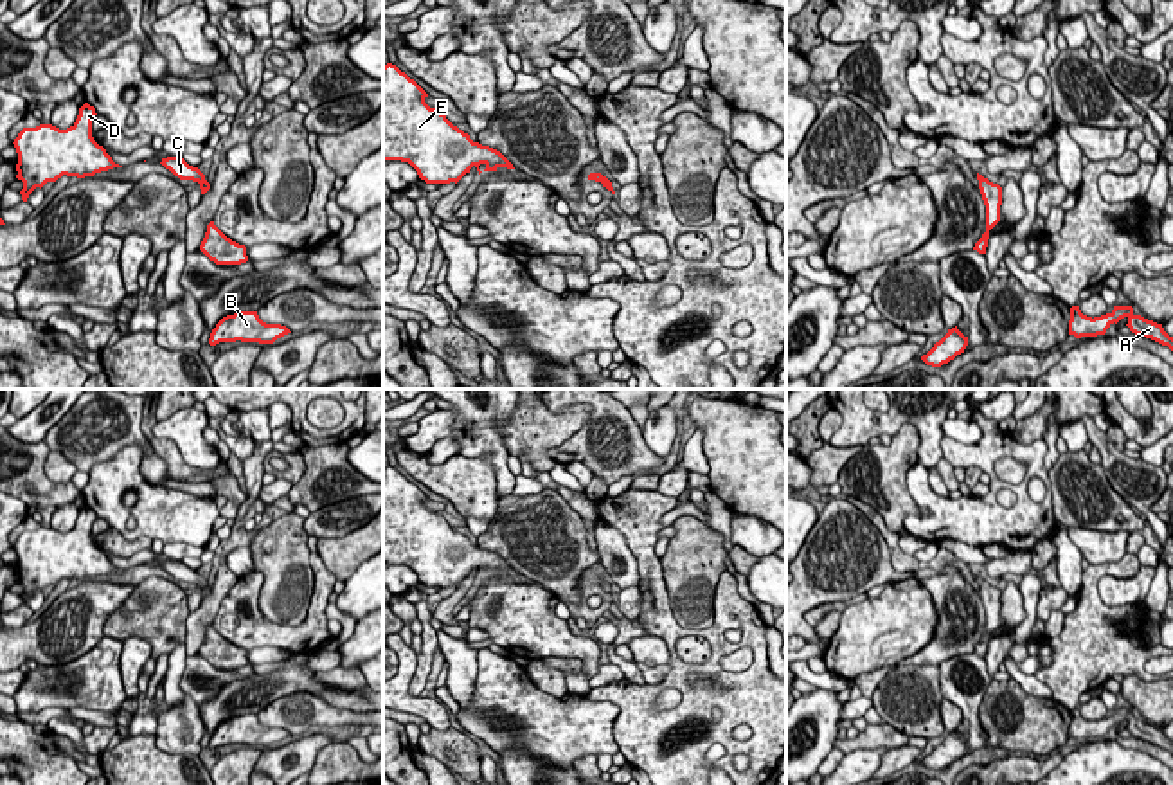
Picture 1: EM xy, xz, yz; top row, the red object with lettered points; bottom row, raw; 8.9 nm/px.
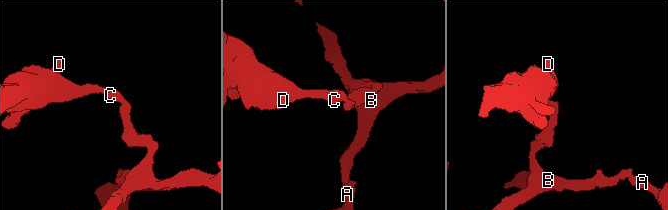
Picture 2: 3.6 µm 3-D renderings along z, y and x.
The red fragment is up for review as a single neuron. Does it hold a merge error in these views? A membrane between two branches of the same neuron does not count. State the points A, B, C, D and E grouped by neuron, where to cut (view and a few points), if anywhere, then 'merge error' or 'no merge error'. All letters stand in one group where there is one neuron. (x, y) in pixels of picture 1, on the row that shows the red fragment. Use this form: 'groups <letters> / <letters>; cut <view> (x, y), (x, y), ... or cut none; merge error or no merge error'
groups A B C D E; cut none; no merge error

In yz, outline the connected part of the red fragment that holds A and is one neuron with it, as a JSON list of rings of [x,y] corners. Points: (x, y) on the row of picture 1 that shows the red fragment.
[[[1072,306],[1069,335],[1076,338],[1105,335],[1114,322],[1117,324],[1124,317],[1128,319],[1126,326],[1132,333],[1151,338],[1173,351],[1173,337],[1164,331],[1162,324],[1135,315],[1132,306],[1114,306],[1110,313],[1094,319],[1083,315],[1079,306]]]

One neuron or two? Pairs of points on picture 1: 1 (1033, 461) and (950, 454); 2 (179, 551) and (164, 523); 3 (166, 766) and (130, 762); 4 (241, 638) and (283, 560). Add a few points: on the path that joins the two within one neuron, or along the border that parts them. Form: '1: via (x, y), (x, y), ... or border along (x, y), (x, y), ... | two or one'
1: via (1013, 449), (988, 449), (983, 454), (970, 454) | one
2: border along (164, 542), (188, 542), (202, 548) | two
3: via (157, 766), (139, 766) | one
4: border along (254, 569), (259, 611), (297, 625) | two

